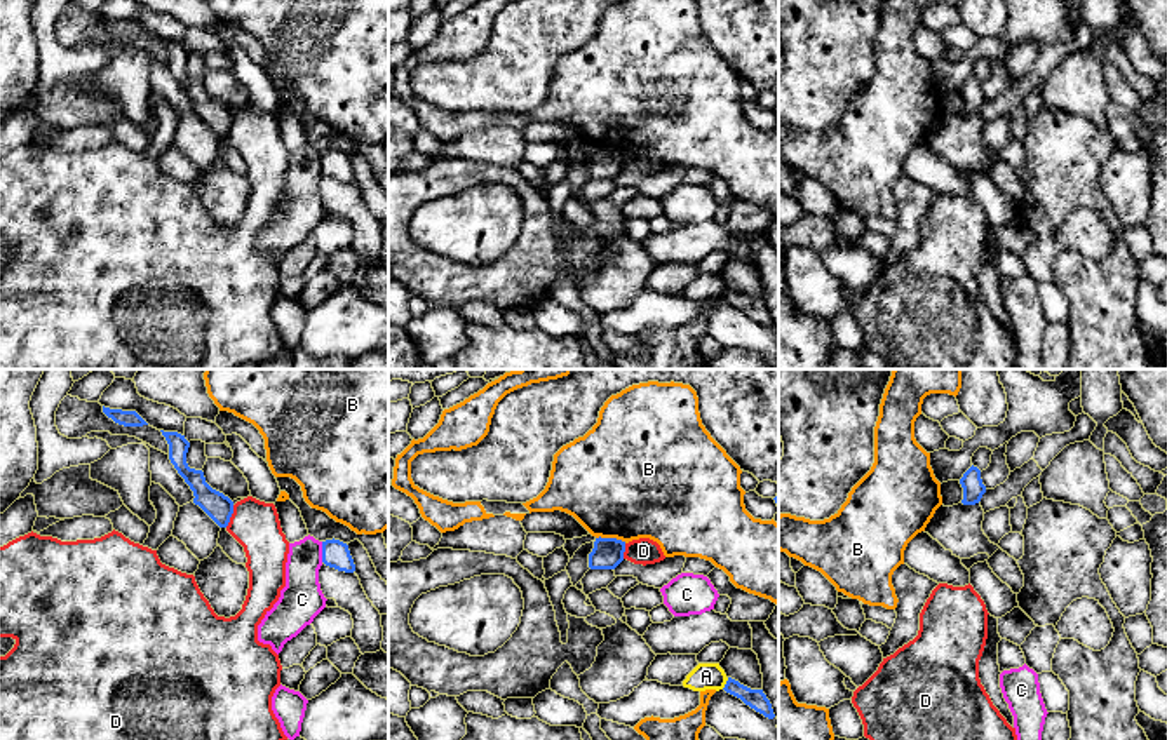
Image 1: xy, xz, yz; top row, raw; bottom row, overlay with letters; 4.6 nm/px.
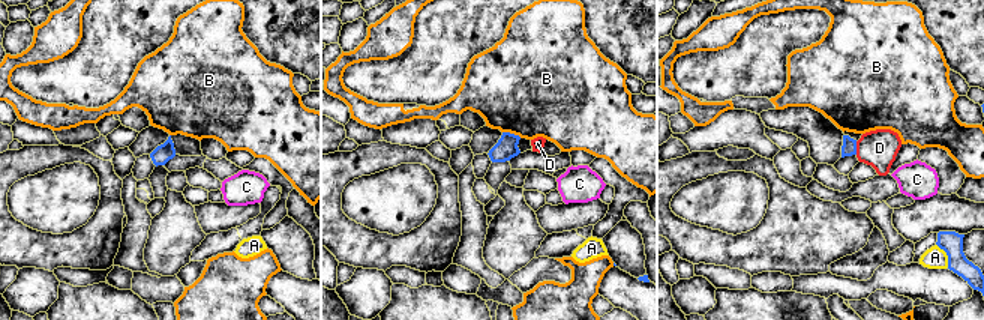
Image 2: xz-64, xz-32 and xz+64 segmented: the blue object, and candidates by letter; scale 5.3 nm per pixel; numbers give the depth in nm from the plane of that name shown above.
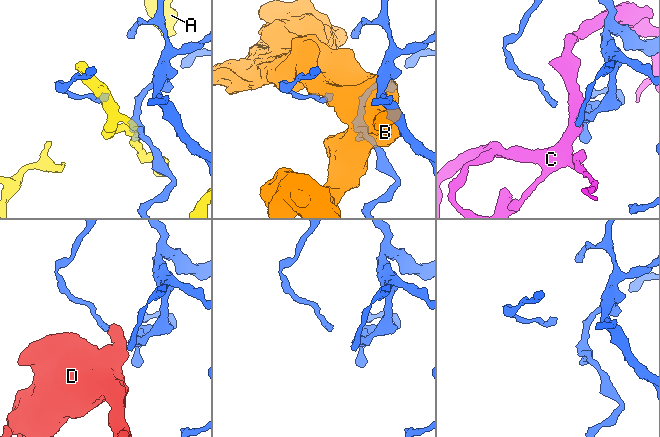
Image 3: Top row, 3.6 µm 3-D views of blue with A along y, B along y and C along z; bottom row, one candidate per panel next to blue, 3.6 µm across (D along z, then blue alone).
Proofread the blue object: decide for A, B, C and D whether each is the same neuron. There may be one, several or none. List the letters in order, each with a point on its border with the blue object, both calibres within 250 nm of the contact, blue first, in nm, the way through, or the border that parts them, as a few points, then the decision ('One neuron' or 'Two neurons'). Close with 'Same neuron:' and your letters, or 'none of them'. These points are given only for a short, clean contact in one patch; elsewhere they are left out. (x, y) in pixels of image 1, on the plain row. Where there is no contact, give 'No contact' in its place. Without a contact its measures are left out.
A: Touches blue at xz (727, 293). Thickness 90 nm (blue) against 130 nm. Two neurons
B: Touches blue at xz (612, 148). Thickness 140 nm (blue) against 500 nm. Two neurons
C: Touches blue at xy (323, 162). Thickness 130 nm (blue) against 200 nm. Boundary: xy (321, 152), (323, 171). Two neurons
D: Touches blue at xy (230, 126). Thickness 120 nm (blue) against 220 nm. Boundary: xy (234, 115), (230, 131), (225, 136). Two neurons
Same neuron: none of them

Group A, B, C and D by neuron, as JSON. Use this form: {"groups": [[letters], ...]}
{"groups": [["A"], ["B"], ["C"], ["D"]]}

